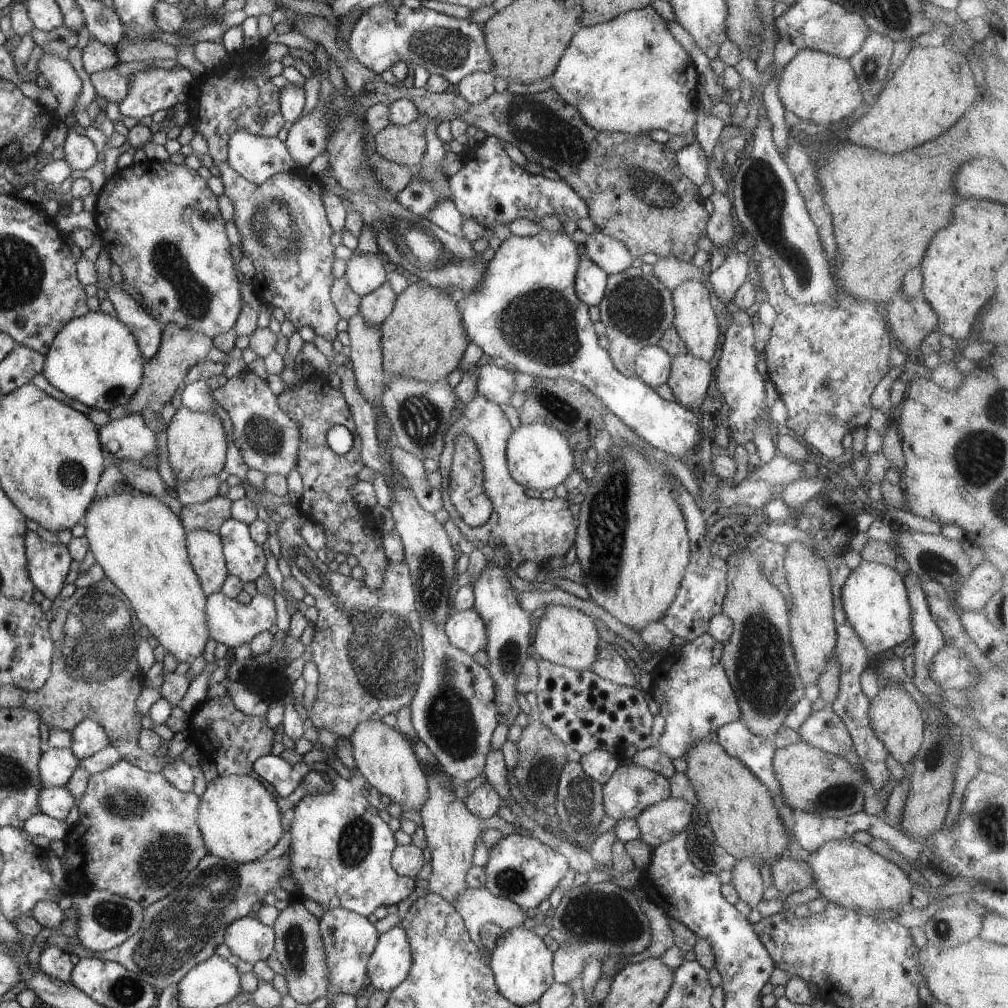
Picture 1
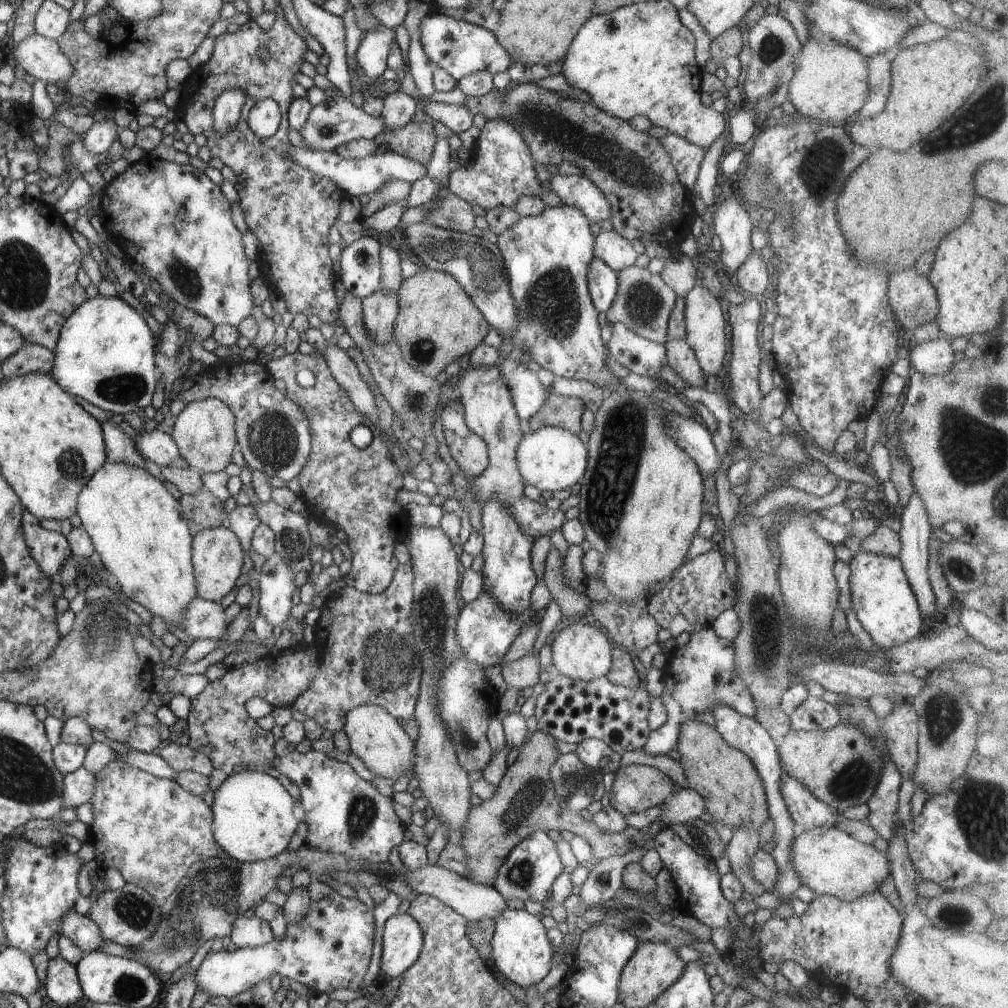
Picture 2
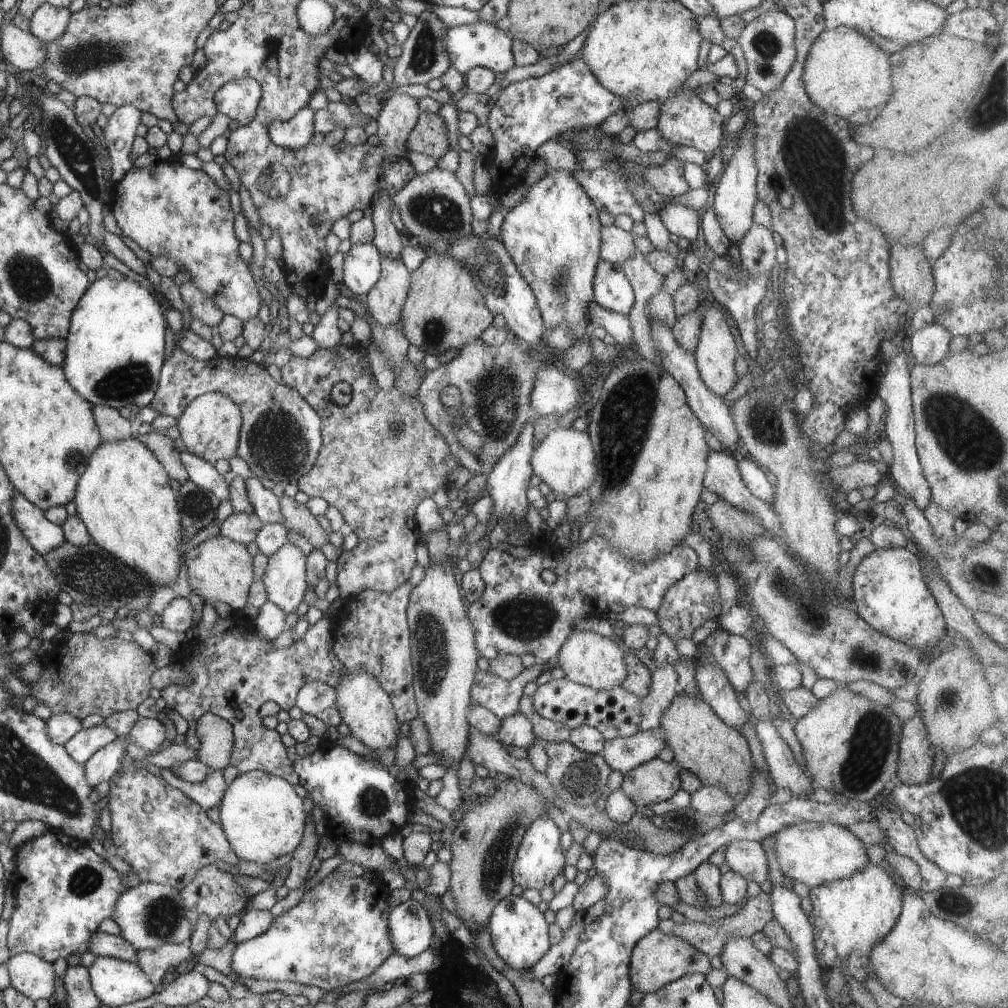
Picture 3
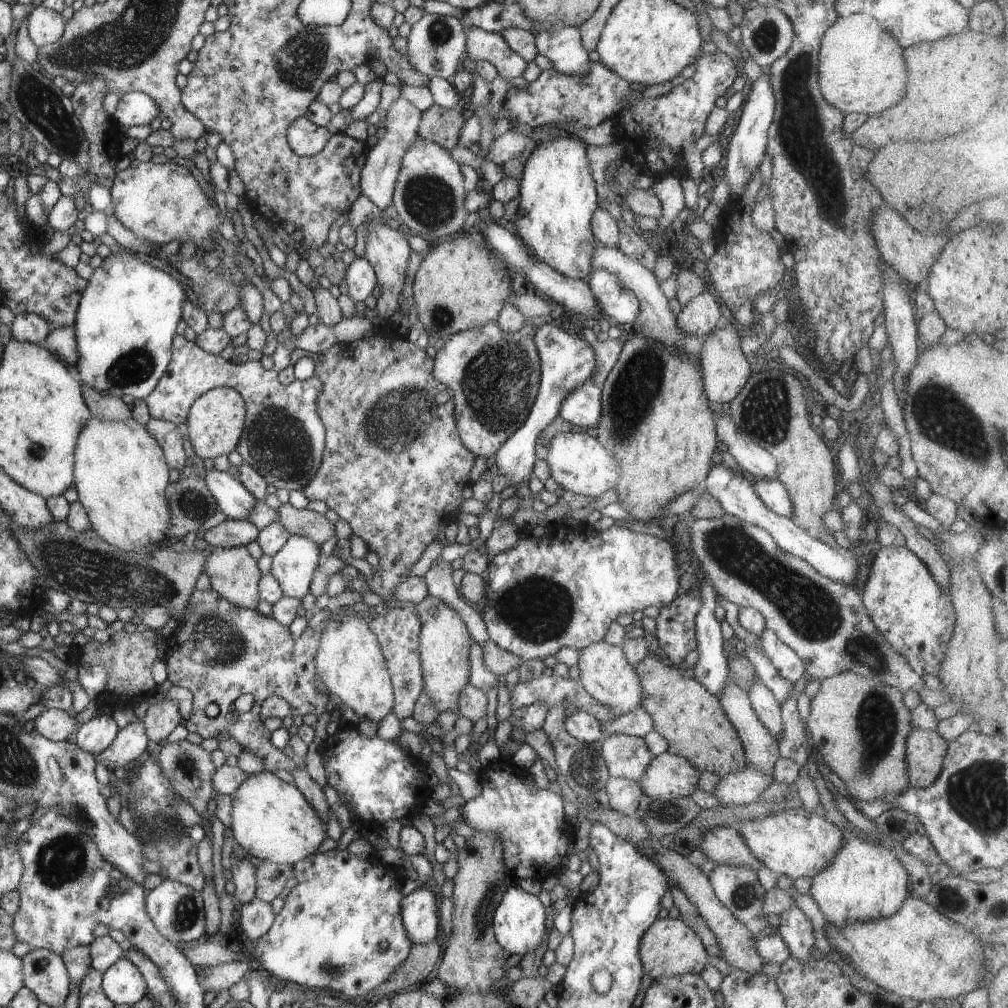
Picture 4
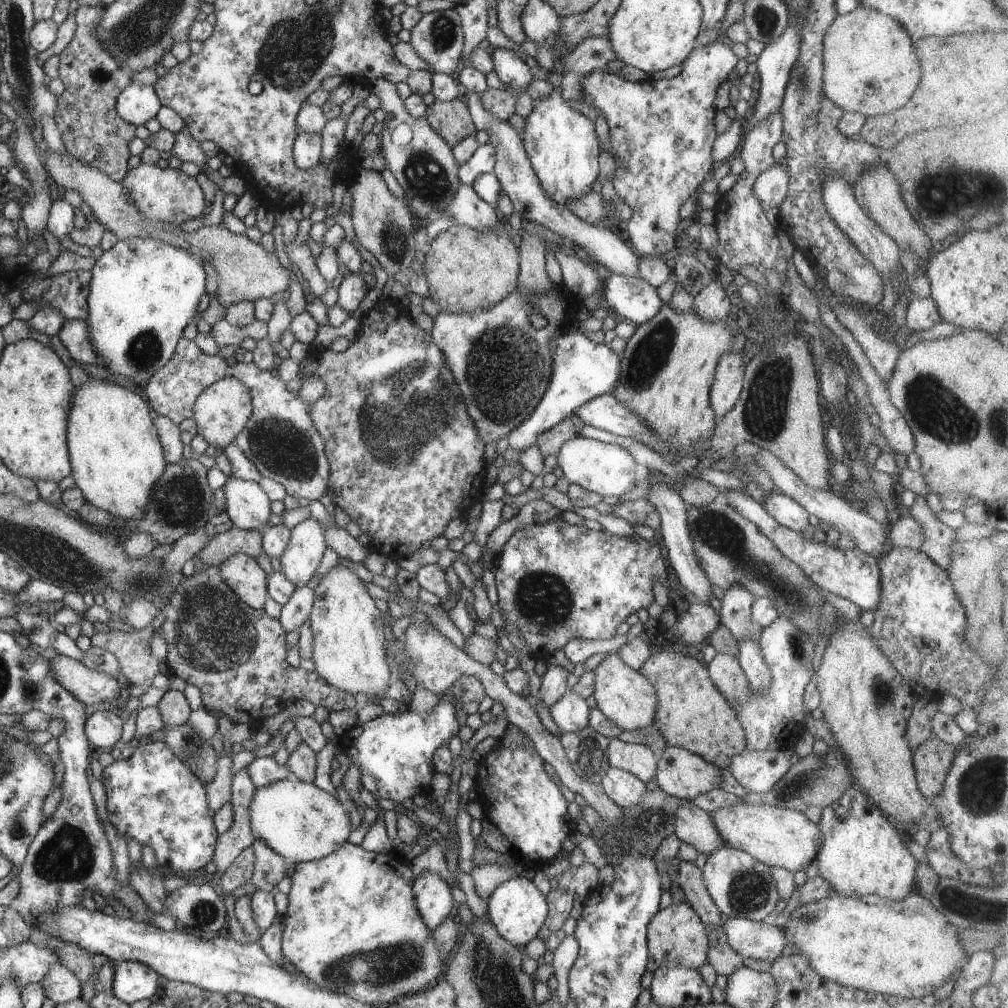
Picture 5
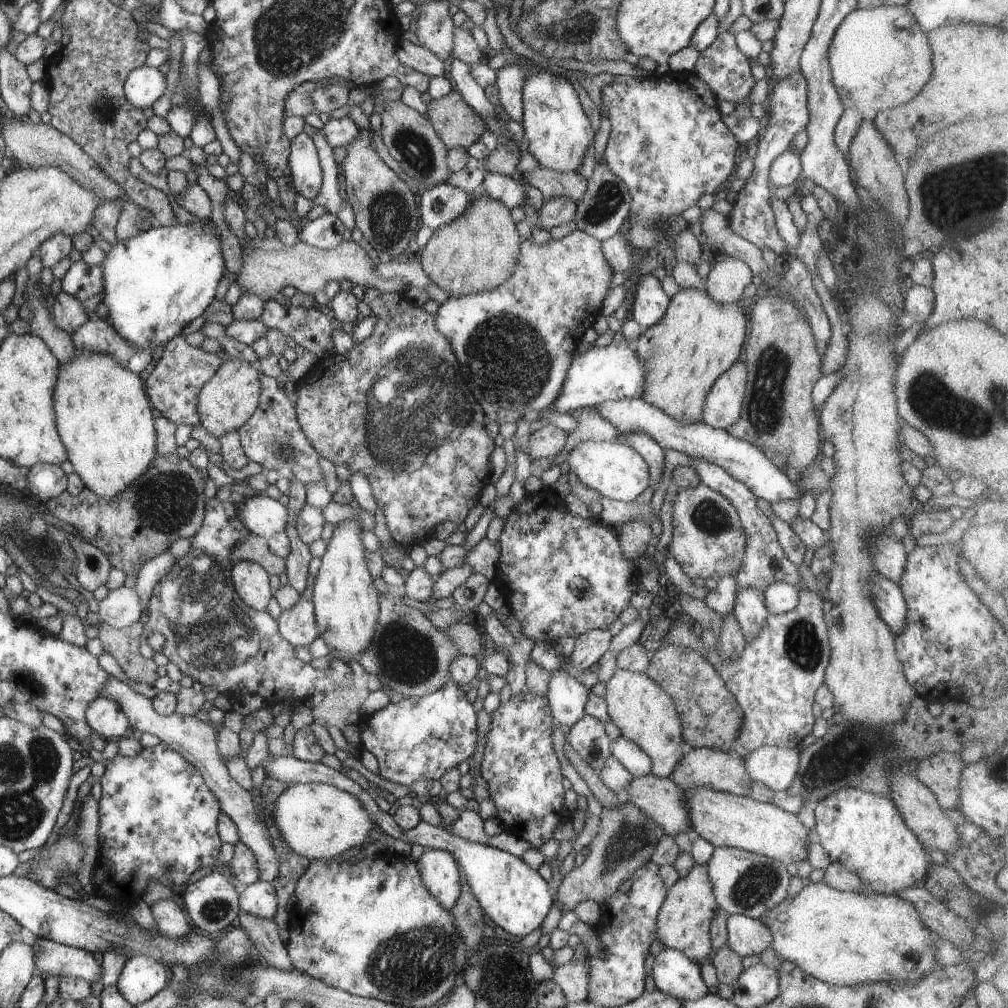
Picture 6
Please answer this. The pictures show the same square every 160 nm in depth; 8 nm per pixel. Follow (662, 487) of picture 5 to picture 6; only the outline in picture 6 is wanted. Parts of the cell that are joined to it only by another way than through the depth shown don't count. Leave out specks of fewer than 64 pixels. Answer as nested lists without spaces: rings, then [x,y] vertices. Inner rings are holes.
[[[622,433],[624,434],[632,448],[642,456],[647,462],[650,476],[649,485],[656,489],[658,484],[662,482],[664,474],[664,449],[651,436],[646,436],[642,433]]]

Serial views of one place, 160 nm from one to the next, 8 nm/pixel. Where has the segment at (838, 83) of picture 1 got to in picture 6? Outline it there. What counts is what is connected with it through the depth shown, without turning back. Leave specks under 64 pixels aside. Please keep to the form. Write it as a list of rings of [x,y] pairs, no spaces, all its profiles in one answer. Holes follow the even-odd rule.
[[[906,5],[856,8],[842,20],[833,34],[828,58],[832,82],[845,109],[861,110],[865,116],[875,115],[880,111],[910,102],[924,88],[924,84],[932,76],[932,52],[926,34],[918,26],[916,18]]]

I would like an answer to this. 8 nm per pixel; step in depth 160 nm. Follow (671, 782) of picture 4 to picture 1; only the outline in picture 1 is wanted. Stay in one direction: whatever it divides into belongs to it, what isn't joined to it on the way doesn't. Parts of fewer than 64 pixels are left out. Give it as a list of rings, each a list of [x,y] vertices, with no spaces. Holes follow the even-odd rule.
[[[632,762],[620,766],[603,786],[603,807],[605,814],[620,819],[635,819],[644,809],[670,797],[669,779],[657,772],[638,766]]]

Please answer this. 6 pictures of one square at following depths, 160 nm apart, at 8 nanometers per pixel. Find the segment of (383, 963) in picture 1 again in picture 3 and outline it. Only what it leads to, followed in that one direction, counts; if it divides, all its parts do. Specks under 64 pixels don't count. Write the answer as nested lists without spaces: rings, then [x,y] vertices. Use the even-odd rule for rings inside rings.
[[[408,900],[392,908],[388,926],[396,954],[411,959],[431,948],[434,928],[429,914],[419,903]]]

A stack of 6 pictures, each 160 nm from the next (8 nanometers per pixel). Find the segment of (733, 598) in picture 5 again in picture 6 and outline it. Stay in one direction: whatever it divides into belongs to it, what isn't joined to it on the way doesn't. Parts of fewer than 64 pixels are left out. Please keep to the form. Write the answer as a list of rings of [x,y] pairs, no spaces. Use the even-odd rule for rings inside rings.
[[[694,459],[694,461],[696,465],[694,470],[702,484],[715,490],[732,503],[732,506],[738,511],[742,528],[747,534],[743,565],[735,576],[737,592],[747,587],[752,587],[764,593],[773,582],[783,582],[798,586],[797,584],[802,581],[798,565],[792,563],[782,551],[783,548],[778,542],[778,537],[776,537],[776,532],[770,524],[770,520],[756,506],[754,493],[742,482],[734,480],[734,477],[729,472],[726,472],[726,469],[710,464],[704,459]]]

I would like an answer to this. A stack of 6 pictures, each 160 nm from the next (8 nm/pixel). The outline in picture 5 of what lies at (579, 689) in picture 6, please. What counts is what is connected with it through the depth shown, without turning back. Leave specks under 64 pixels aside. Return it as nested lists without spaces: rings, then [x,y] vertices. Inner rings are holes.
[[[566,693],[549,708],[552,720],[562,733],[573,733],[589,726],[589,708],[586,701],[574,693]]]

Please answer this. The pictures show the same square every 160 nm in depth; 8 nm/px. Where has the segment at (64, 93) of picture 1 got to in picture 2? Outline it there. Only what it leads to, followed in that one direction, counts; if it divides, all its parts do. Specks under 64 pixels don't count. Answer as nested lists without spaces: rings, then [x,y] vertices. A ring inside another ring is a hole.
[[[37,33],[24,38],[20,44],[14,44],[13,56],[16,66],[34,76],[36,81],[40,80],[46,85],[56,84],[63,90],[66,80],[74,72],[68,56],[60,50],[59,44]]]

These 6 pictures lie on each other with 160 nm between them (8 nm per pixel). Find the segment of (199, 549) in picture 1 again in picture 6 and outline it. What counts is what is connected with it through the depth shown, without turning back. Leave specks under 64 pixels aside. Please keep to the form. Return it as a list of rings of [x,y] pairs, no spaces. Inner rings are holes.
[[[257,562],[233,563],[231,579],[238,596],[257,611],[264,611],[272,598],[268,572]]]

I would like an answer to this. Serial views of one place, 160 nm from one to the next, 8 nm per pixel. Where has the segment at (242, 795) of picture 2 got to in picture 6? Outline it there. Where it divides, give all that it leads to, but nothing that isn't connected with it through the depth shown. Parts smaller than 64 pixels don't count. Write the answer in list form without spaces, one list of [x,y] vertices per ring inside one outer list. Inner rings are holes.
[[[294,783],[288,786],[273,804],[272,816],[284,842],[296,854],[306,857],[310,861],[330,861],[339,858],[340,854],[344,854],[352,846],[366,843],[366,838],[369,837],[375,825],[371,815],[363,809],[363,804],[359,799],[339,788],[324,783]]]

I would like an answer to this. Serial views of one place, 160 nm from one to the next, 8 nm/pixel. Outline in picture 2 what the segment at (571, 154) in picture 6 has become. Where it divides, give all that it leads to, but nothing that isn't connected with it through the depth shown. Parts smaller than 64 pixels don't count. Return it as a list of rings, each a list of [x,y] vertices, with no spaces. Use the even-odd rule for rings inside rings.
[[[561,202],[560,206],[546,206],[544,211],[536,216],[519,216],[519,219],[498,236],[497,246],[502,254],[512,298],[518,306],[518,330],[509,342],[514,347],[526,350],[525,358],[535,369],[550,370],[555,377],[565,377],[573,380],[586,380],[594,386],[616,392],[626,389],[618,382],[618,378],[608,370],[608,350],[602,342],[600,314],[594,306],[588,290],[588,270],[594,257],[594,240],[590,232],[590,220],[576,206],[568,206]]]

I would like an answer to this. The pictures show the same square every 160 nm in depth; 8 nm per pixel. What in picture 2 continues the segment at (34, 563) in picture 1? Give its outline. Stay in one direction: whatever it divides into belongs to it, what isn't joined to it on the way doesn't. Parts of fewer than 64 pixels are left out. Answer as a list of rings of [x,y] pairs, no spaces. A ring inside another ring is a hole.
[[[23,508],[22,522],[31,555],[44,574],[48,574],[48,578],[53,578],[60,573],[64,562],[70,556],[70,542],[66,536],[42,528],[40,520],[26,508]]]

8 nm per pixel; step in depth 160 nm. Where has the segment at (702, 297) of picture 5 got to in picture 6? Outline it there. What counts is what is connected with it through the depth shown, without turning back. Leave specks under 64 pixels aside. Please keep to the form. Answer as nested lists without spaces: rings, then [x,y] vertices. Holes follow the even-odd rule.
[[[726,256],[711,266],[704,290],[715,303],[741,304],[744,287],[753,277],[752,270],[744,261]]]

